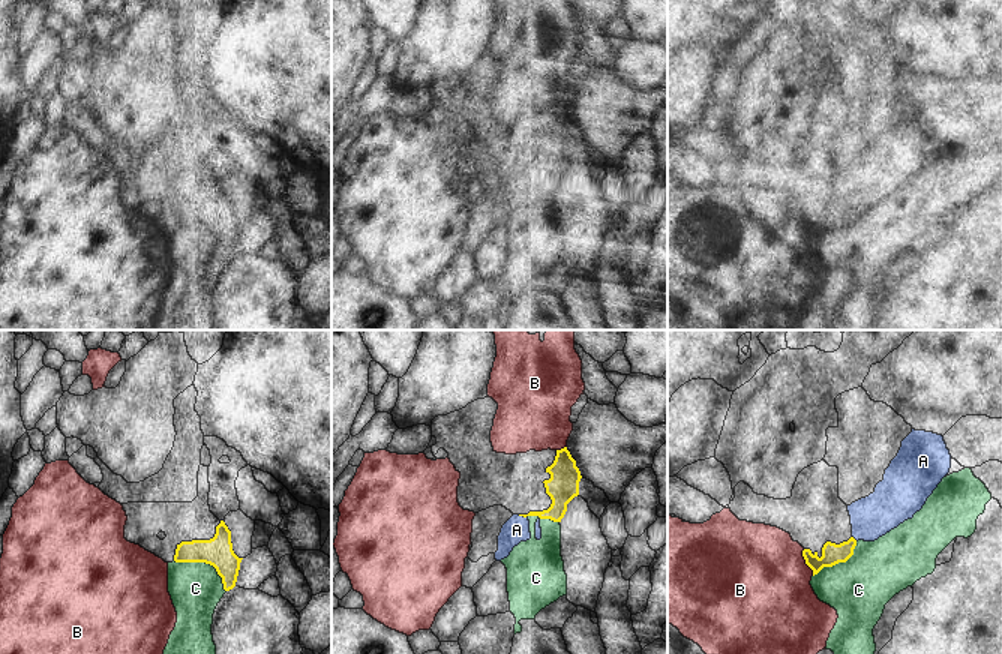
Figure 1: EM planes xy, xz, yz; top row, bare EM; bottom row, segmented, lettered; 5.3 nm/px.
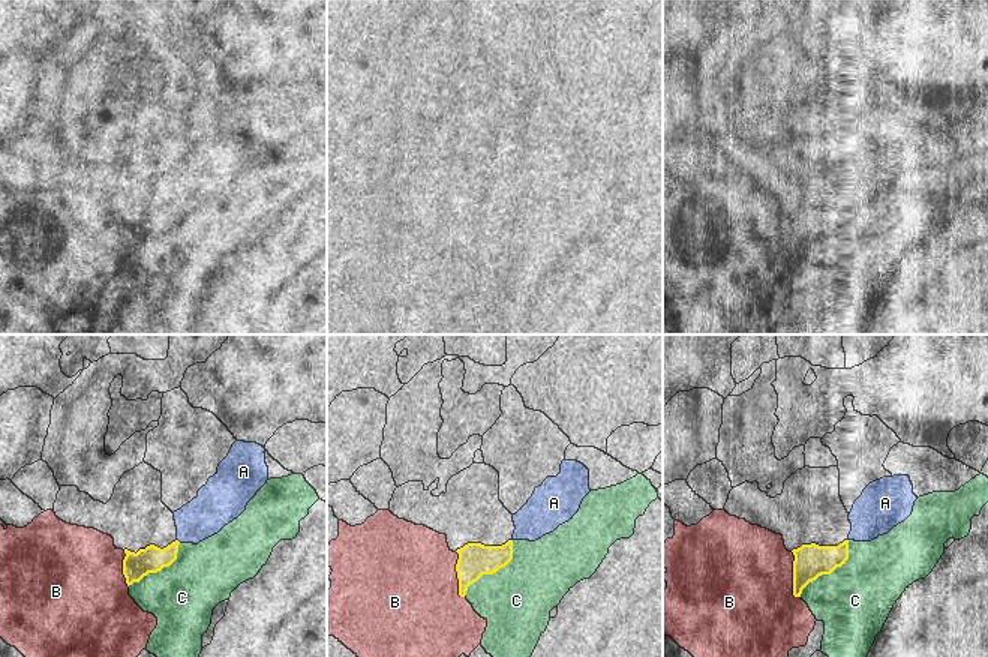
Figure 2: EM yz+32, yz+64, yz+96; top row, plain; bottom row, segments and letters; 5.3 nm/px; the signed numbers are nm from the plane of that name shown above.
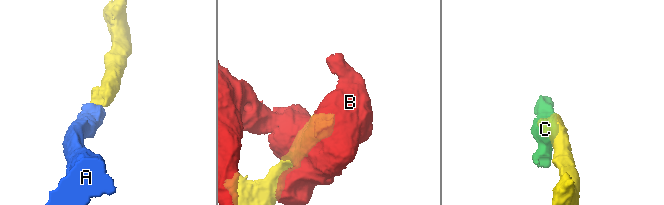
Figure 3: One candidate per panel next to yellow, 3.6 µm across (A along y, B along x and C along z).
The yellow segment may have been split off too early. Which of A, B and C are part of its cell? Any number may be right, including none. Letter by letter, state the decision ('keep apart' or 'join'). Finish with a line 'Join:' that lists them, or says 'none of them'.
A: join
B: keep apart
C: keep apart
Join: A

